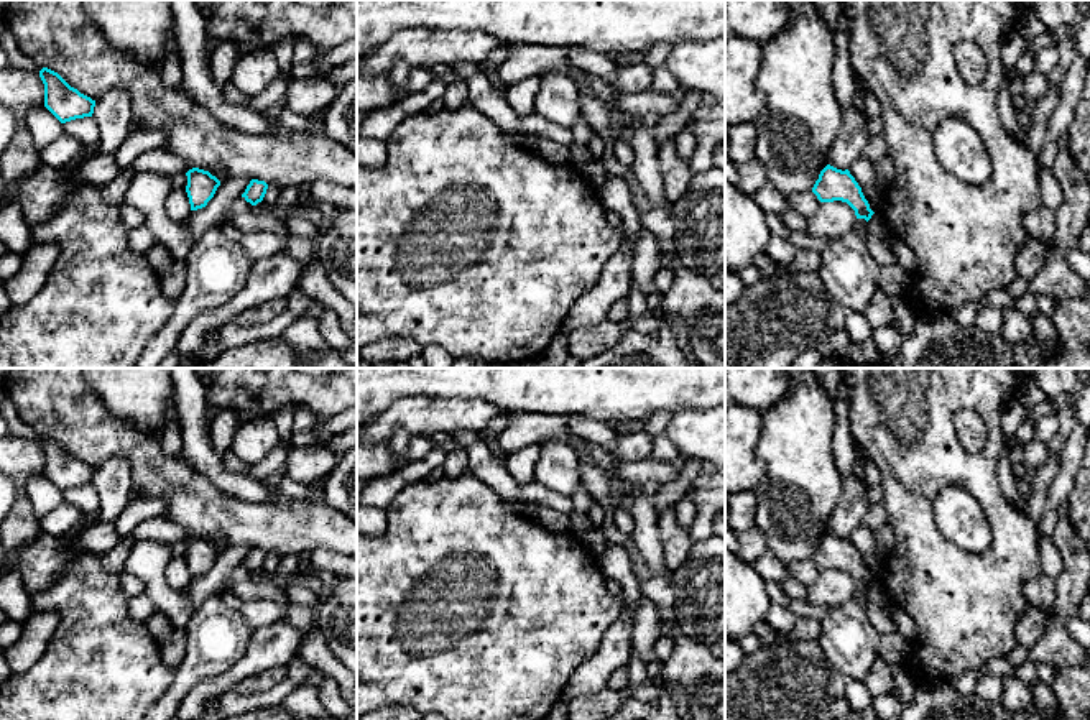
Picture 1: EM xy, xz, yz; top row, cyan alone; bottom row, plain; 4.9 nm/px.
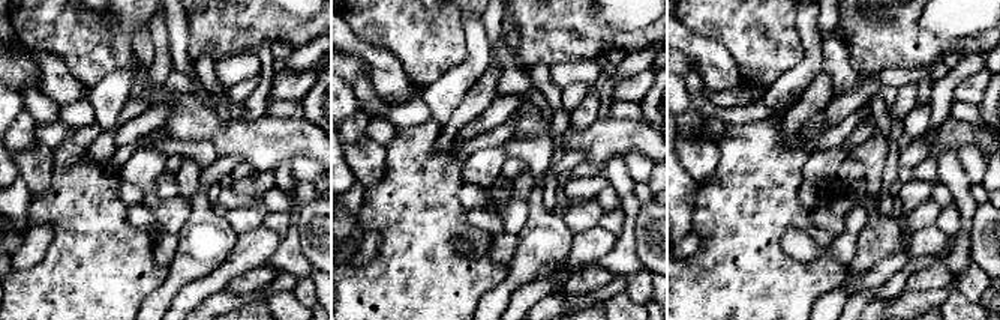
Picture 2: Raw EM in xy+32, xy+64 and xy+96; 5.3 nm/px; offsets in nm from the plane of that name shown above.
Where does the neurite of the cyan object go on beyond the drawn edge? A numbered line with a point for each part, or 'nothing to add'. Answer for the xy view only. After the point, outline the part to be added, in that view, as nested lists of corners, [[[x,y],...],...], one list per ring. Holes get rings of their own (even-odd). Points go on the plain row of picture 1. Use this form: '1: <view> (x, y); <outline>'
nothing to add

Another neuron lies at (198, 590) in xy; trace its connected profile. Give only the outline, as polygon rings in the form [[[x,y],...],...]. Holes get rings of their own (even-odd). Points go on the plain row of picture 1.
[[[227,546],[220,551],[207,574],[191,579],[187,587],[181,592],[187,597],[194,608],[201,608],[210,595],[224,592],[232,572],[245,561],[248,552],[250,547]]]

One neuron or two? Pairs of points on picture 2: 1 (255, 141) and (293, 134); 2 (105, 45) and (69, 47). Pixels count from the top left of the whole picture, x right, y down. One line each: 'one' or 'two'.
1: one
2: one

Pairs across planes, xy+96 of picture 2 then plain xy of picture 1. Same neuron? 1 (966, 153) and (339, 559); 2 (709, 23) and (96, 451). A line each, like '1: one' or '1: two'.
1: one
2: one

